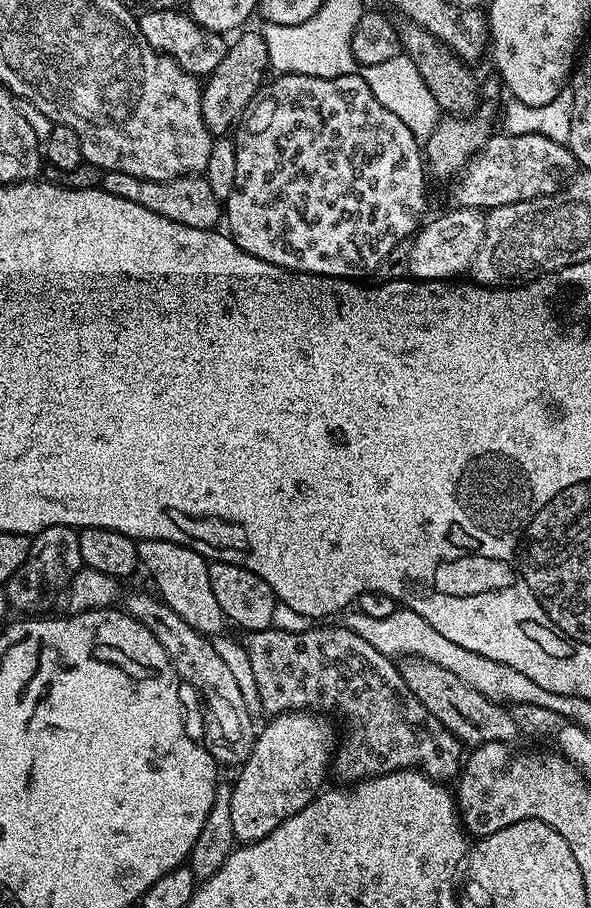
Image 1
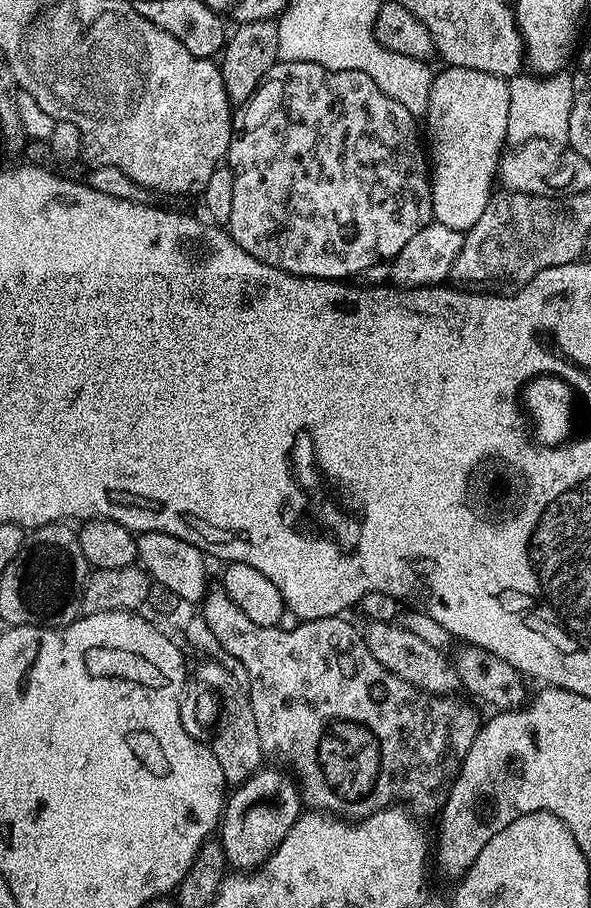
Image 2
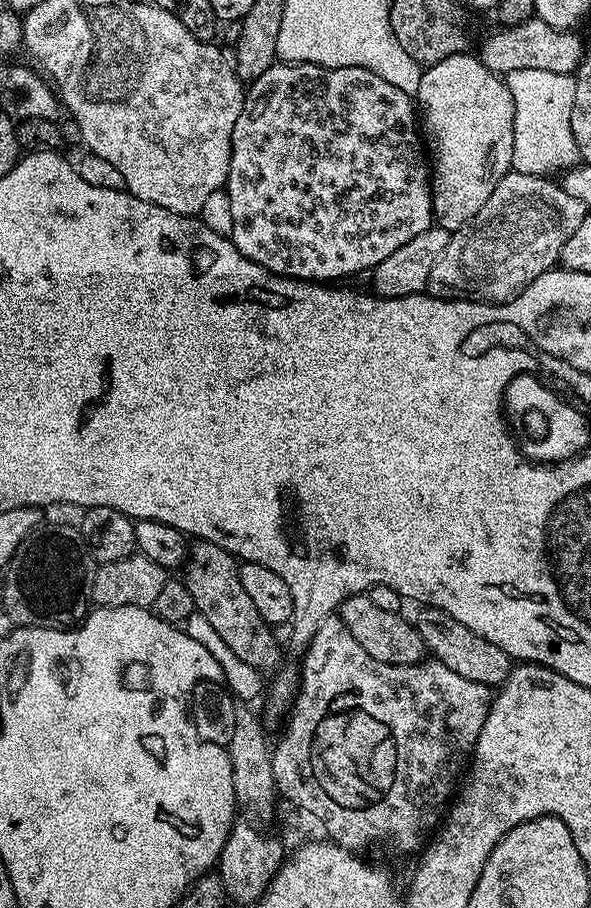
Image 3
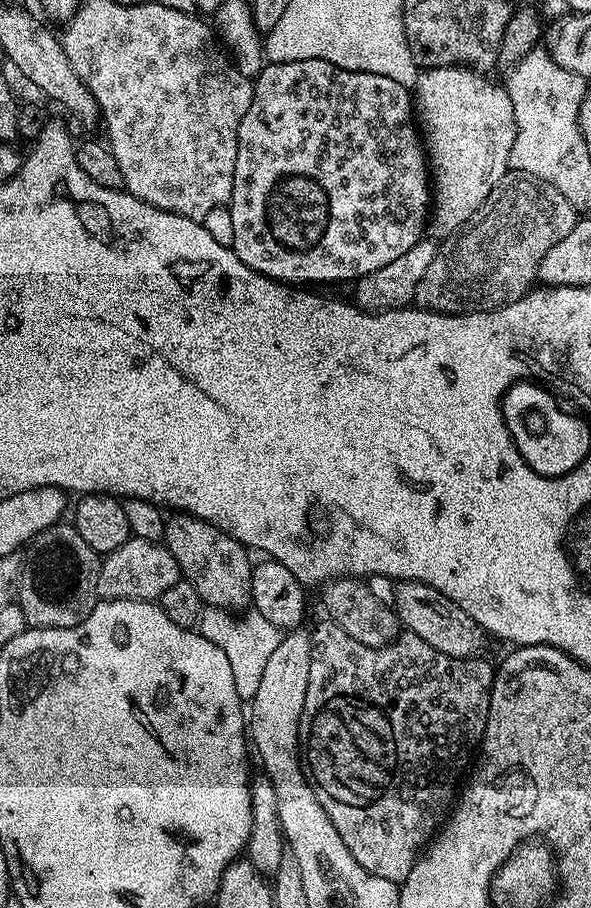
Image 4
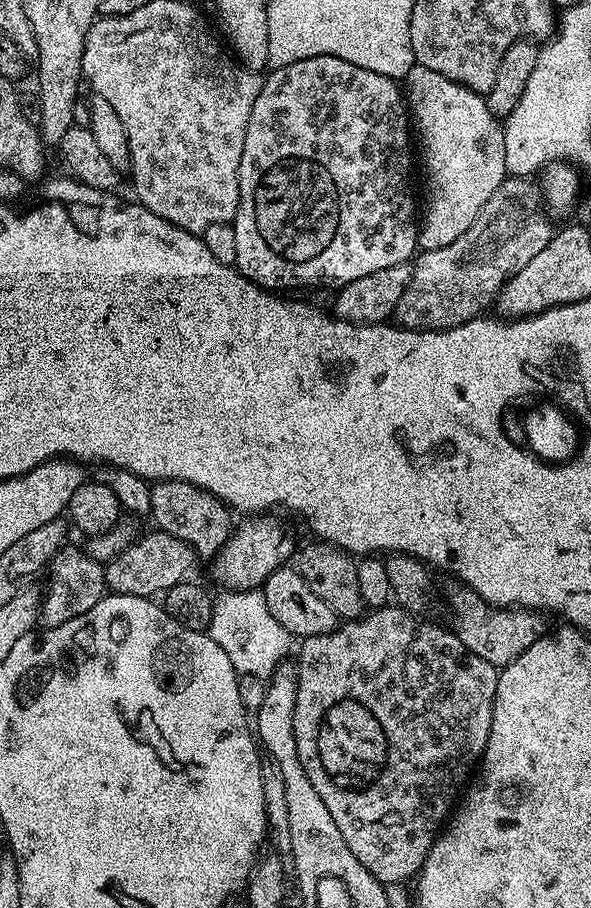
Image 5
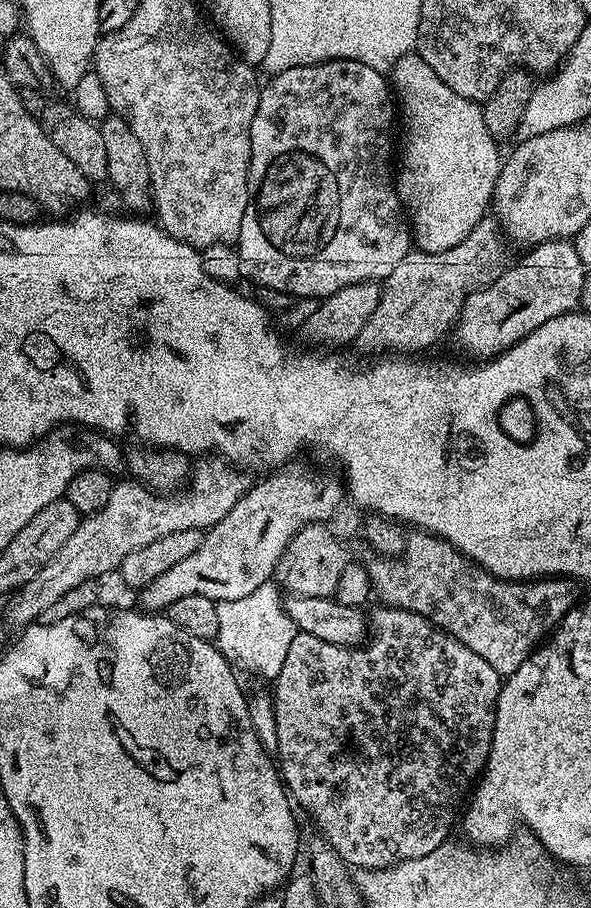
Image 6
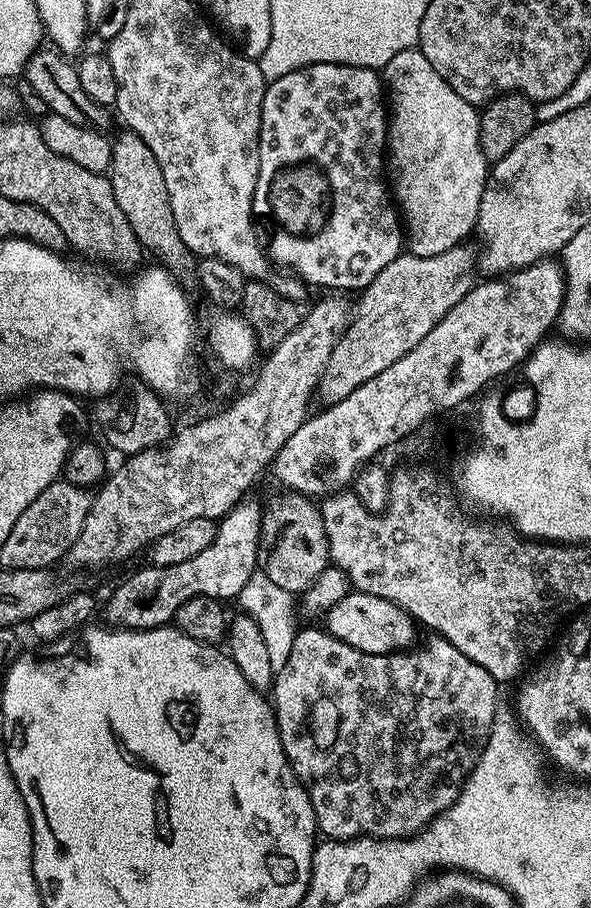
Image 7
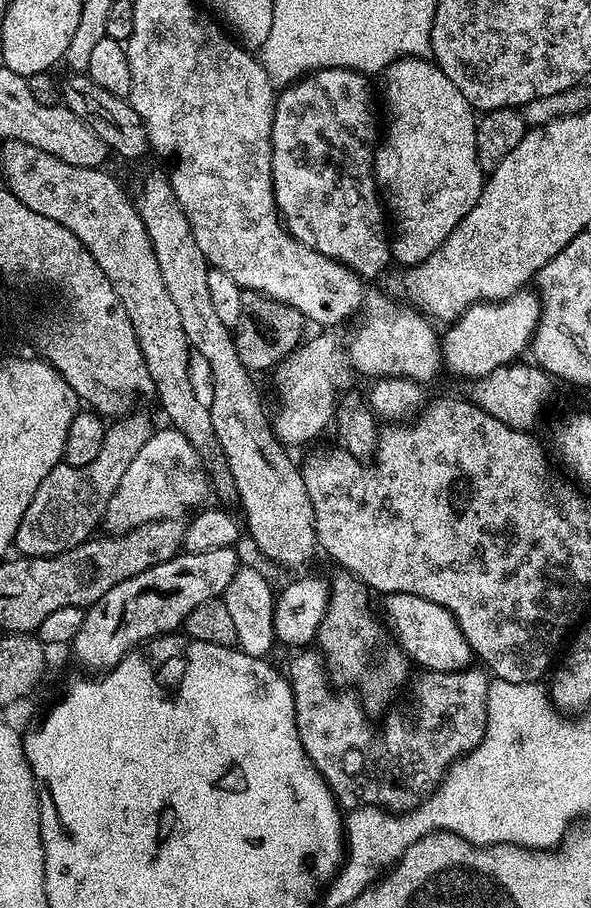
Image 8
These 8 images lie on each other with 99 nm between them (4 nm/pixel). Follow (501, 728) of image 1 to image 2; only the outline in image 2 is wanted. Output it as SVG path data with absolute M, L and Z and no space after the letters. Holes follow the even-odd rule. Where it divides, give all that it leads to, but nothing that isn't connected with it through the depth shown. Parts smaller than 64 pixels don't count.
M371 622L367 627L368 629L363 629L362 635L370 654L374 654L374 658L378 658L378 662L382 662L386 670L390 670L410 686L414 686L420 692L428 692L431 696L447 697L451 697L455 693L452 691L461 687L455 663L449 657L447 660L441 649L430 646L430 642L422 642L418 634L396 622Z

